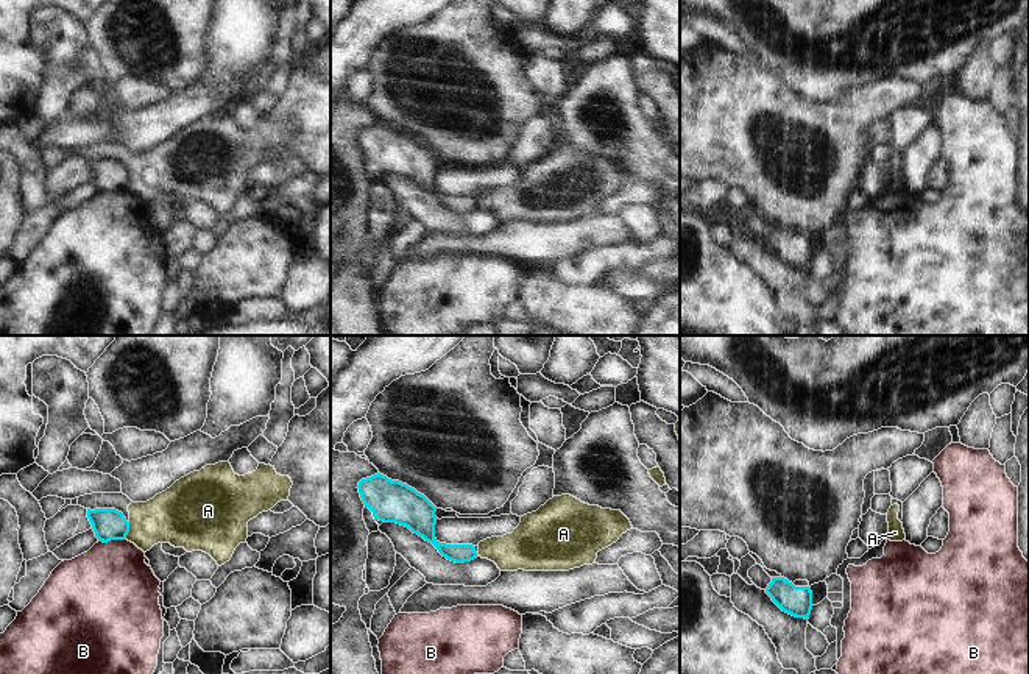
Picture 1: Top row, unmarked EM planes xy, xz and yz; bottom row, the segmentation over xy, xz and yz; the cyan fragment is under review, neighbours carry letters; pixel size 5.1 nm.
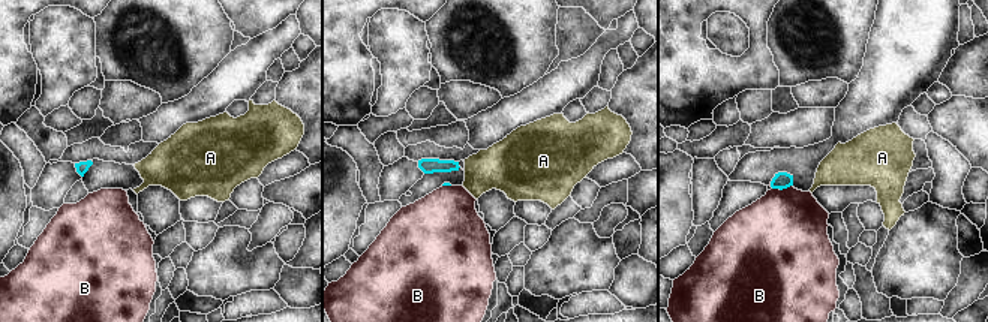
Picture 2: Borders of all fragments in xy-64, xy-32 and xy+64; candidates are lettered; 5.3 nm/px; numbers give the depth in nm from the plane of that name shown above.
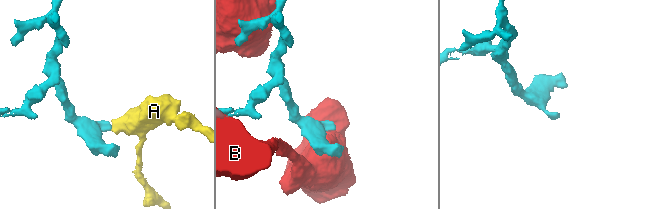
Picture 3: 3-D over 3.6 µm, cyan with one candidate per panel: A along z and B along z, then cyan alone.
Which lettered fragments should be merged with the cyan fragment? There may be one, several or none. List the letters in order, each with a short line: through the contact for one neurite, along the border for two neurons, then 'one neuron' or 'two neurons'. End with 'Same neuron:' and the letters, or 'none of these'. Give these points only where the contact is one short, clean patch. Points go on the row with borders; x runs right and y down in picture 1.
A: xy (128, 521), (128, 534), (125, 537) | two neurons
B: two neurons
Same neuron: none of these

